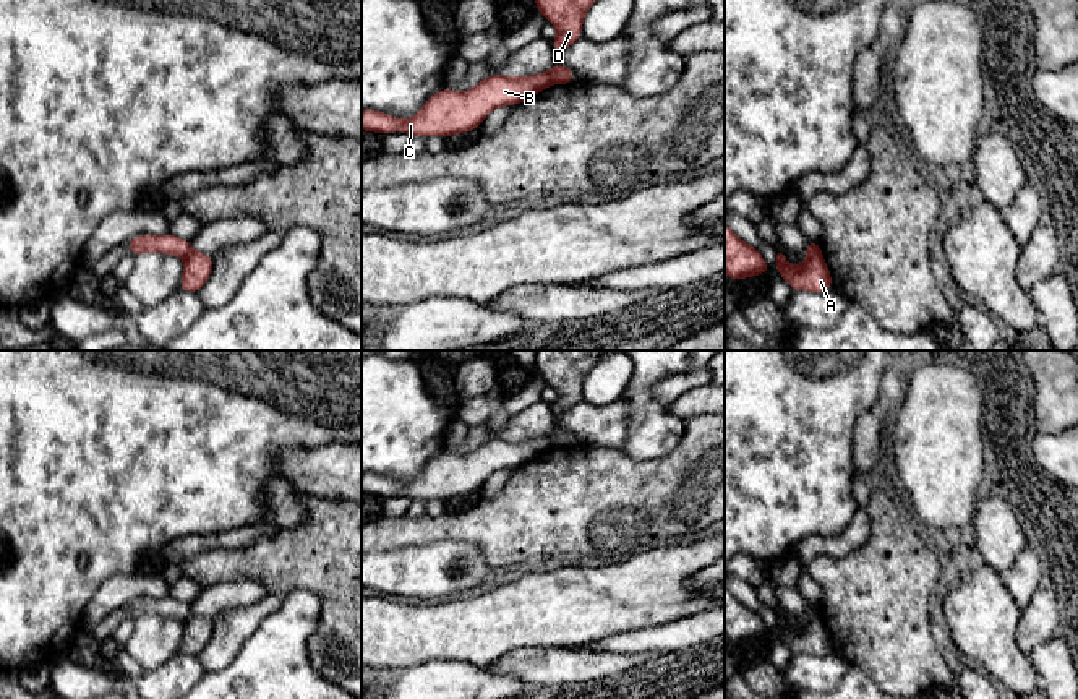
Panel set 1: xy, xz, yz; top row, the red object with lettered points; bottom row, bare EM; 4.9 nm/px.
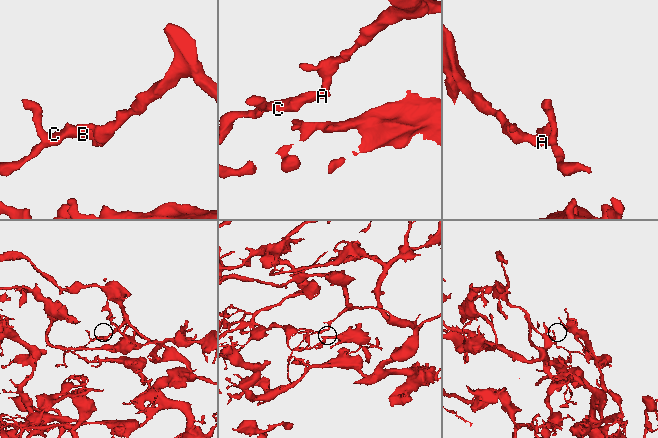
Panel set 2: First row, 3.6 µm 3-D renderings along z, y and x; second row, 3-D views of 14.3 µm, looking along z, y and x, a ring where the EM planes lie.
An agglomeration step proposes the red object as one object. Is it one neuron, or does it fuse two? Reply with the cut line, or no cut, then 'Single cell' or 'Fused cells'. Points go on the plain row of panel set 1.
Split along xz (551, 433), (548, 446). Fused cells

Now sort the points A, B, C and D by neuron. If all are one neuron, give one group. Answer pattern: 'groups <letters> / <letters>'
groups A D / B C

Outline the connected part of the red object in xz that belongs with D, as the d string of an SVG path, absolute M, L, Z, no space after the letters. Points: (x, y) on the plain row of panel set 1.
M537 350L535 373L548 386L558 391L558 399L551 402L553 415L582 401L582 384L588 371L598 363L603 350Z

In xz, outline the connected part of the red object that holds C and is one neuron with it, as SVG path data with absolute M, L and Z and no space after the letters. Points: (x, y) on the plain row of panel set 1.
M551 433L530 440L494 436L464 456L446 451L436 454L423 472L407 483L366 472L361 475L361 493L383 498L405 495L412 501L470 496L493 472L525 465L545 454L550 441Z

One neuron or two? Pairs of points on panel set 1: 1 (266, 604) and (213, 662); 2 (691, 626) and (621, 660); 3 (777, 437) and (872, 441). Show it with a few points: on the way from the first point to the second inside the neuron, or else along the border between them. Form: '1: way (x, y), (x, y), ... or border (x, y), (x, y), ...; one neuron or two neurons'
1: way (252, 617), (222, 647); one neuron
2: border (597, 649), (658, 654); two neurons
3: border (871, 409), (855, 424), (855, 469); two neurons

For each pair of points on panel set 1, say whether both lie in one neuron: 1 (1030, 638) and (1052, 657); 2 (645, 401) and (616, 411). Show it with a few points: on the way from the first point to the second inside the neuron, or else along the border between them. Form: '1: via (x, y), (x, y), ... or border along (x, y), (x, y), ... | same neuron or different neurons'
1: border along (1057, 633), (1028, 656) | different neurons
2: border along (621, 398), (628, 404), (628, 438), (624, 443) | different neurons

